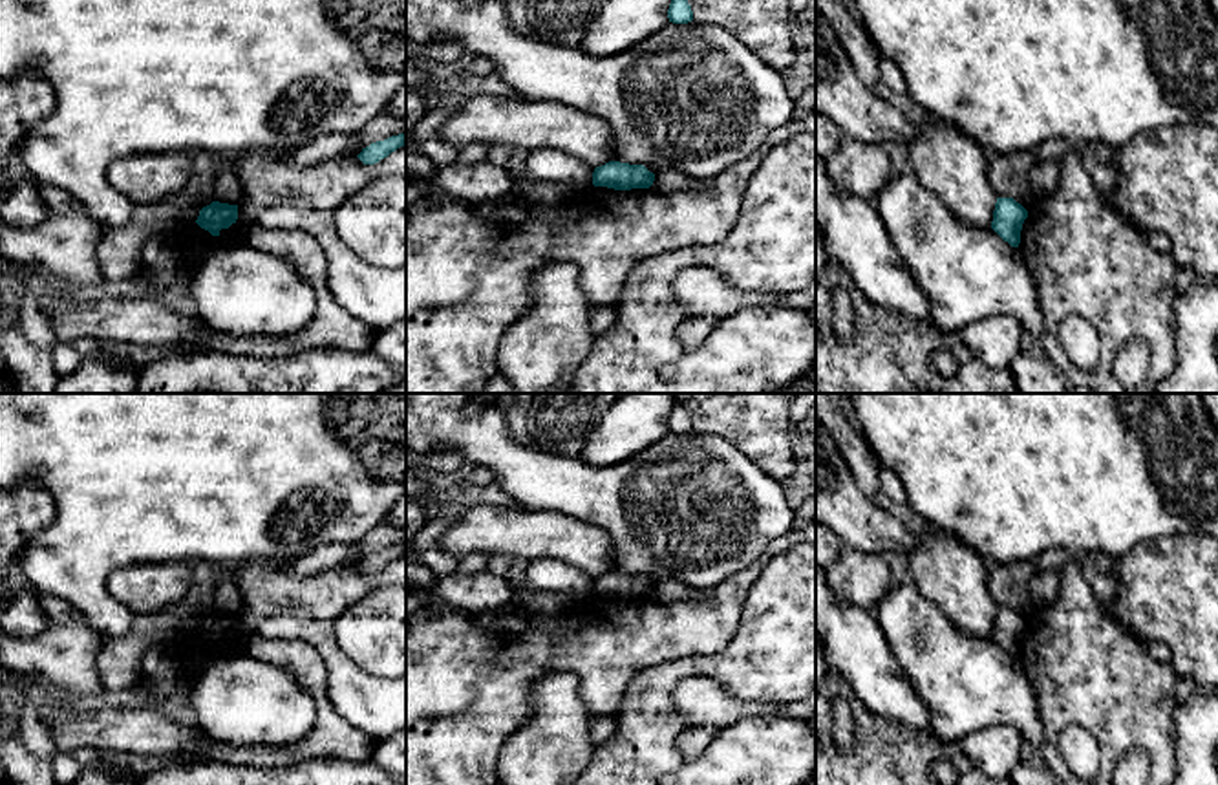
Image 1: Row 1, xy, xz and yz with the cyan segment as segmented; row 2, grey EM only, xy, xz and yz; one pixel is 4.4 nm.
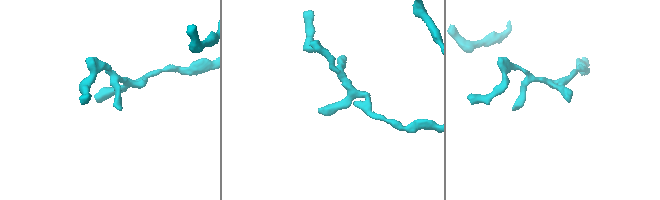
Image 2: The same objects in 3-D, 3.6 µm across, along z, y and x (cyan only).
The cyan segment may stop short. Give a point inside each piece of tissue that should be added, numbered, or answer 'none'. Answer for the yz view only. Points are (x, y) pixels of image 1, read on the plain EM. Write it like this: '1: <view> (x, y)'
none

